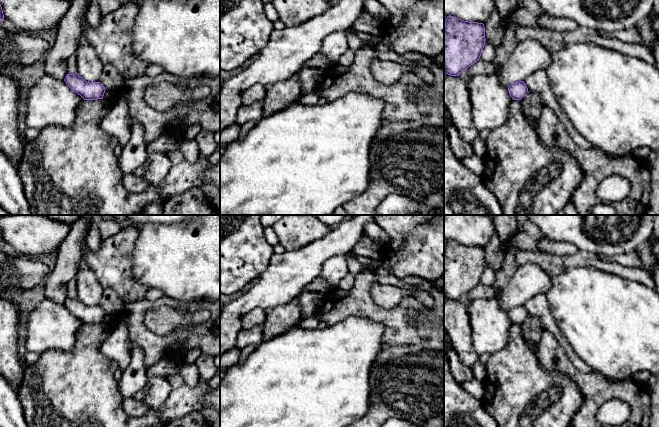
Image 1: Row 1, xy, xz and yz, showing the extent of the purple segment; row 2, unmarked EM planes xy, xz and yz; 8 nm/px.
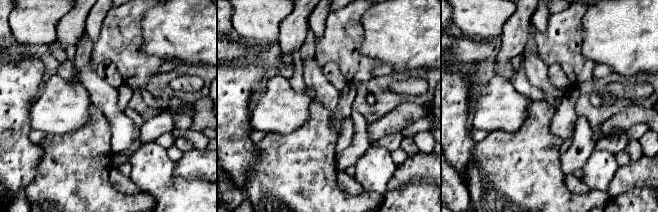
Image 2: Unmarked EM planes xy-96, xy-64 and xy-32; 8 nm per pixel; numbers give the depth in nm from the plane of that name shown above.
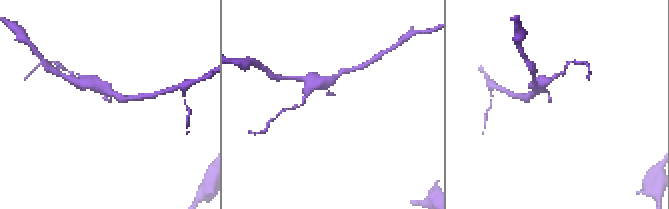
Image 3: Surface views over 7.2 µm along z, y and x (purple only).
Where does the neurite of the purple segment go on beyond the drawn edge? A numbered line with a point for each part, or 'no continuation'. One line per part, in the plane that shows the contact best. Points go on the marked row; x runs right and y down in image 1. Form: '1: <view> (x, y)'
no continuation

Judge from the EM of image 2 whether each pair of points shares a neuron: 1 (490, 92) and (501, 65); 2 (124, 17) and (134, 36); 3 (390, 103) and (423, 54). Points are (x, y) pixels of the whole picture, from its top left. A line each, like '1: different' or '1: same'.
1: different
2: same
3: different

